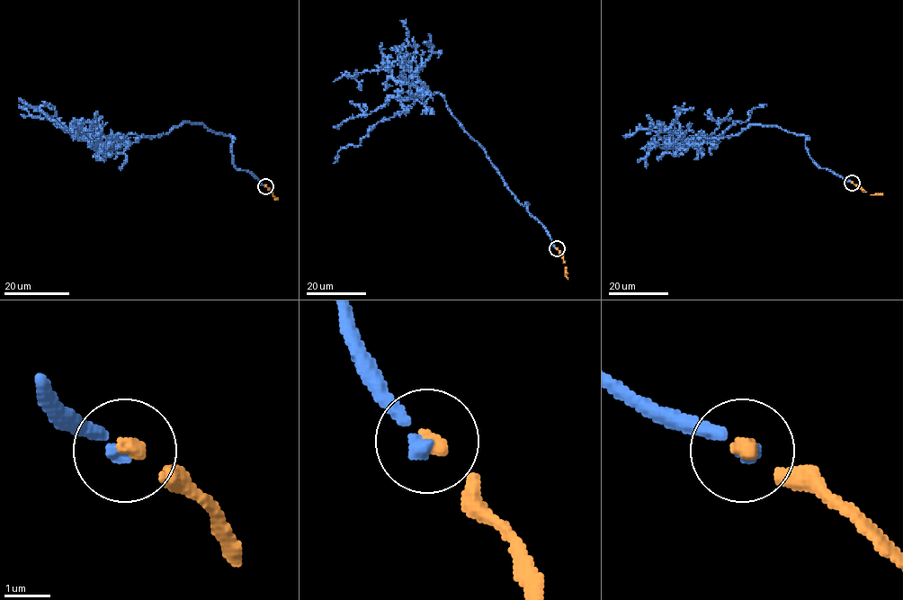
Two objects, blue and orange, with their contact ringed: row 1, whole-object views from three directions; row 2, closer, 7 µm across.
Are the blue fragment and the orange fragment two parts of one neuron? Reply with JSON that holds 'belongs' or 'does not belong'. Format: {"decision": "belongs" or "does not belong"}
{"decision": "belongs"}

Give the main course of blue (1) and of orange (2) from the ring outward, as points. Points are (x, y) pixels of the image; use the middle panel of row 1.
1: (556, 249), (438, 93), (421, 103), (404, 83), (401, 112), (379, 121), (359, 146), (343, 147), (334, 164)
2: (556, 249), (562, 256), (567, 279)

